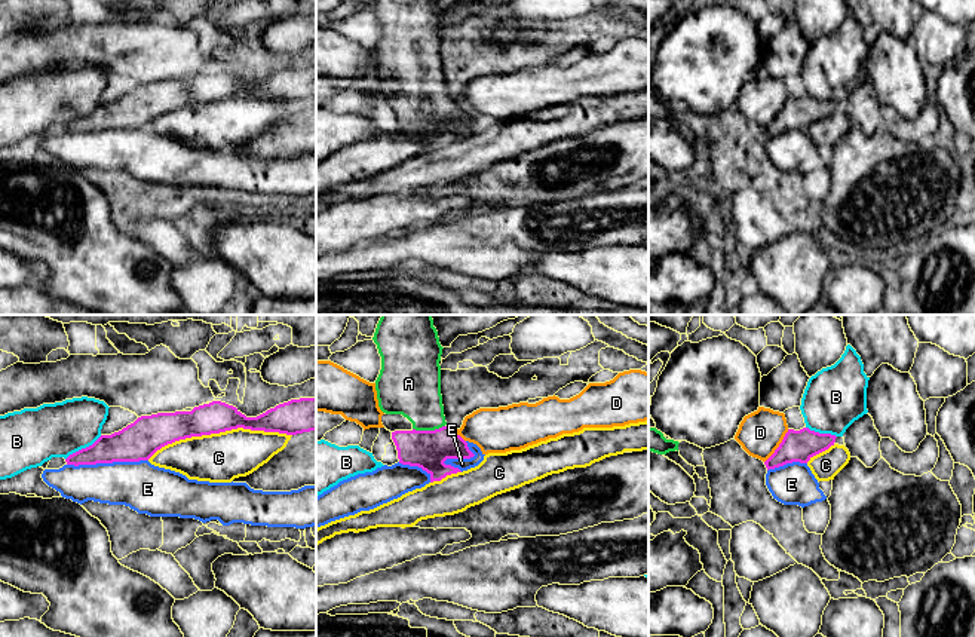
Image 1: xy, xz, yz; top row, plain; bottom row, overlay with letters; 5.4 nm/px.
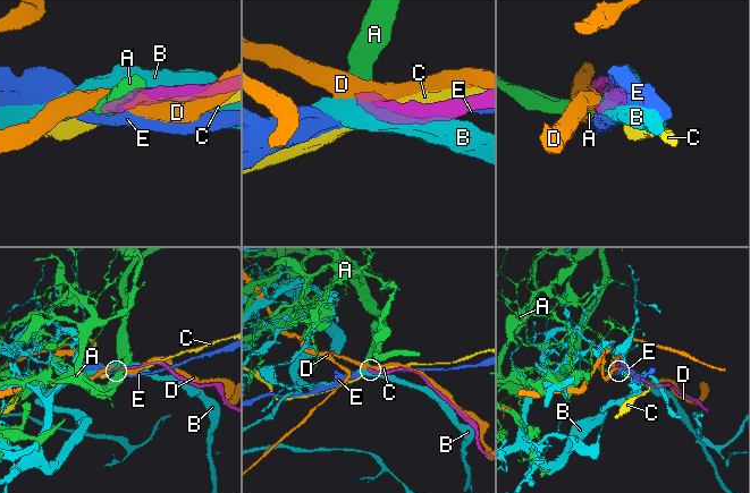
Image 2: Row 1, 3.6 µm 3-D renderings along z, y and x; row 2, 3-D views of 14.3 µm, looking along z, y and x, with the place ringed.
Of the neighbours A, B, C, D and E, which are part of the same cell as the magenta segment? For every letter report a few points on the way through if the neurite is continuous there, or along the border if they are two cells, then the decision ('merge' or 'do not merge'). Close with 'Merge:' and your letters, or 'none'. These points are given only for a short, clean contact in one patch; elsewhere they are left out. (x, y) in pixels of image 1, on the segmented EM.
A: runs through xz (425, 449), (428, 446), (428, 431), (426, 412), (411, 388); merge
B: do not merge
C: do not merge
D: do not merge
E: border along xy (147, 459), (67, 465); do not merge
Merge: A

